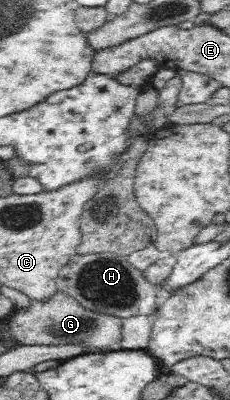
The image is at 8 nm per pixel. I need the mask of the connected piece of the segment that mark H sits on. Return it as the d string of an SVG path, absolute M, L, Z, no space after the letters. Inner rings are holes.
M112 252L99 254L76 254L61 268L57 279L58 290L69 294L86 309L114 317L129 318L137 315L155 314L156 293L154 285L146 280L143 272L137 270L126 256Z

